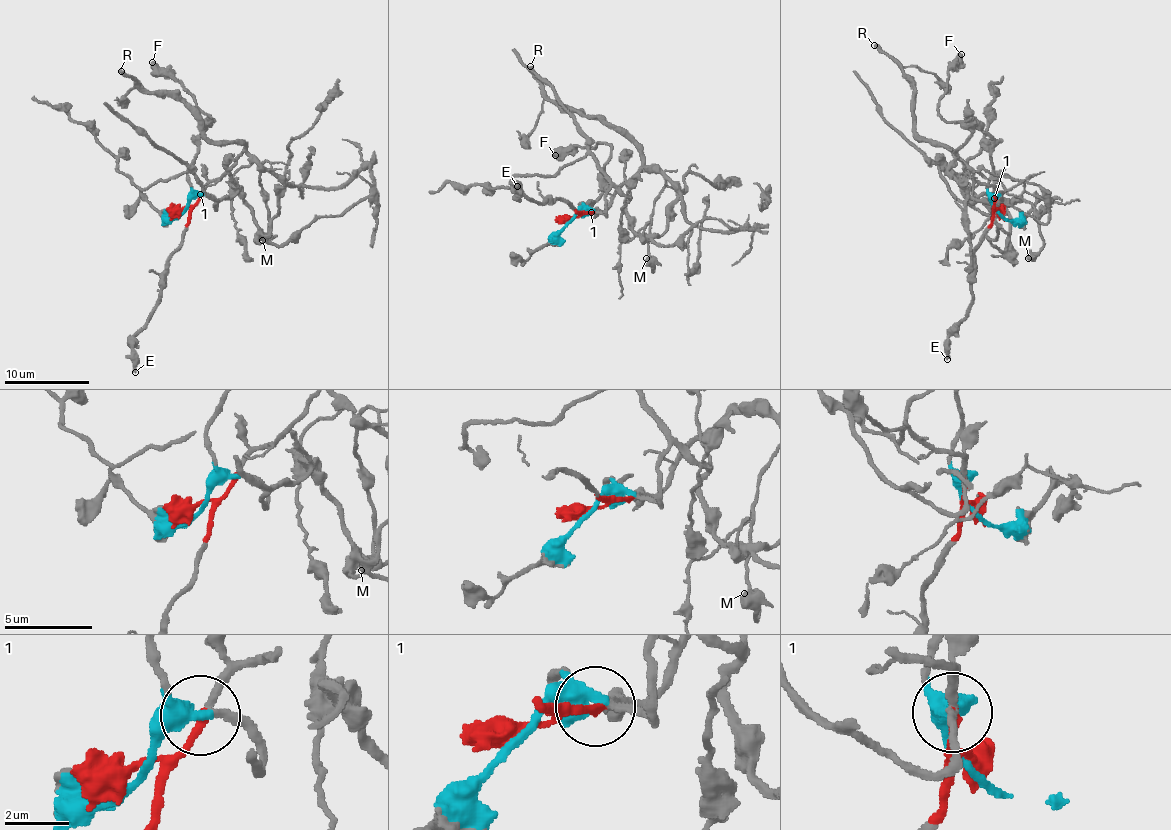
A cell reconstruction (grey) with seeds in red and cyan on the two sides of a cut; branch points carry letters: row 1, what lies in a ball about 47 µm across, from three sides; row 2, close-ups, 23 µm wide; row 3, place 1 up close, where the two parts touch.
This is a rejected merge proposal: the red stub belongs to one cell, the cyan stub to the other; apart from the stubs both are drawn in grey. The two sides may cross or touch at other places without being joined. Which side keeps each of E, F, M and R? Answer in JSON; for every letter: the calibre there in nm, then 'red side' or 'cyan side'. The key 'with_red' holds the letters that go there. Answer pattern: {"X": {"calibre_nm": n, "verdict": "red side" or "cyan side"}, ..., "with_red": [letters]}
{"E": {"calibre_nm": 320, "verdict": "red side"}, "F": {"calibre_nm": 500, "verdict": "cyan side"}, "M": {"calibre_nm": 650, "verdict": "red side"}, "R": {"calibre_nm": 320, "verdict": "red side"}, "with_red": ["E", "M", "R"]}

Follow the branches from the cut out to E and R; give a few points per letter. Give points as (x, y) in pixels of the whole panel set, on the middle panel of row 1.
E: (569, 218), (580, 214), (557, 199), (539, 203), (518, 190), (518, 186)
R: (569, 218), (605, 210), (642, 160), (638, 148), (606, 122), (576, 109), (559, 108), (529, 66)

